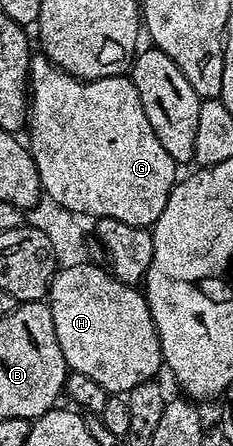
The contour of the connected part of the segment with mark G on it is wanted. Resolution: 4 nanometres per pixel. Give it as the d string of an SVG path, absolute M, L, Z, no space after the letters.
M39 53L31 60L31 67L27 71L29 80L29 132L31 143L29 150L33 161L37 165L39 180L43 186L43 195L53 200L65 209L73 209L73 213L85 213L96 220L116 219L125 221L125 225L137 225L148 229L154 227L157 217L161 217L161 209L165 209L165 201L169 201L169 193L177 182L177 164L169 153L157 141L157 133L153 133L153 125L149 125L149 117L145 117L145 109L141 109L141 97L133 85L133 81L126 74L105 77L104 79L78 79L47 60L46 55Z

